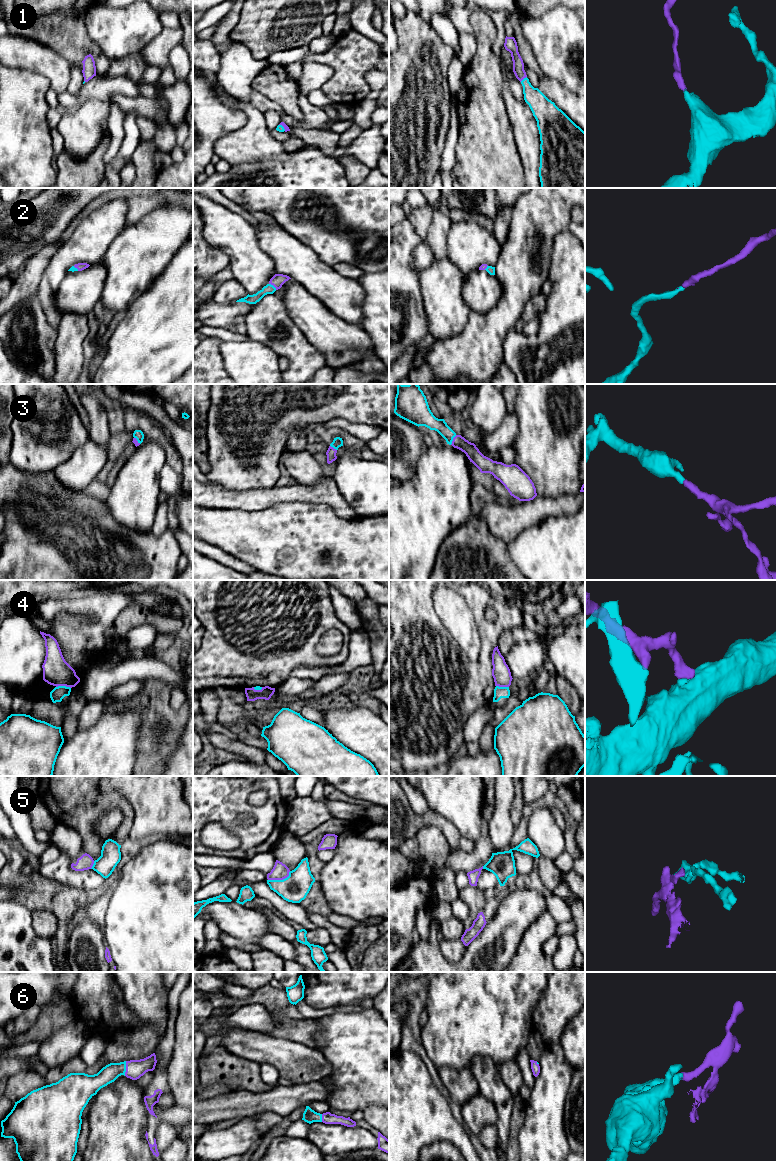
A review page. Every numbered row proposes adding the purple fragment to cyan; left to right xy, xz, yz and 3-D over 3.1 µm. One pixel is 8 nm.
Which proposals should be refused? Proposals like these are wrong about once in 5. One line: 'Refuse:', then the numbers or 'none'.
Refuse: 4

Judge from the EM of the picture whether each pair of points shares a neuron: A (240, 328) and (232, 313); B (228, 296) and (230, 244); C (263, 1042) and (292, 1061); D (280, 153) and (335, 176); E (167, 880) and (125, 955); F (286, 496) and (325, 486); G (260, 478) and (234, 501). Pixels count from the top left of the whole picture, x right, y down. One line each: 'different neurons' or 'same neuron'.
A: different neurons
B: different neurons
C: same neuron
D: different neurons
E: same neuron
F: same neuron
G: different neurons

